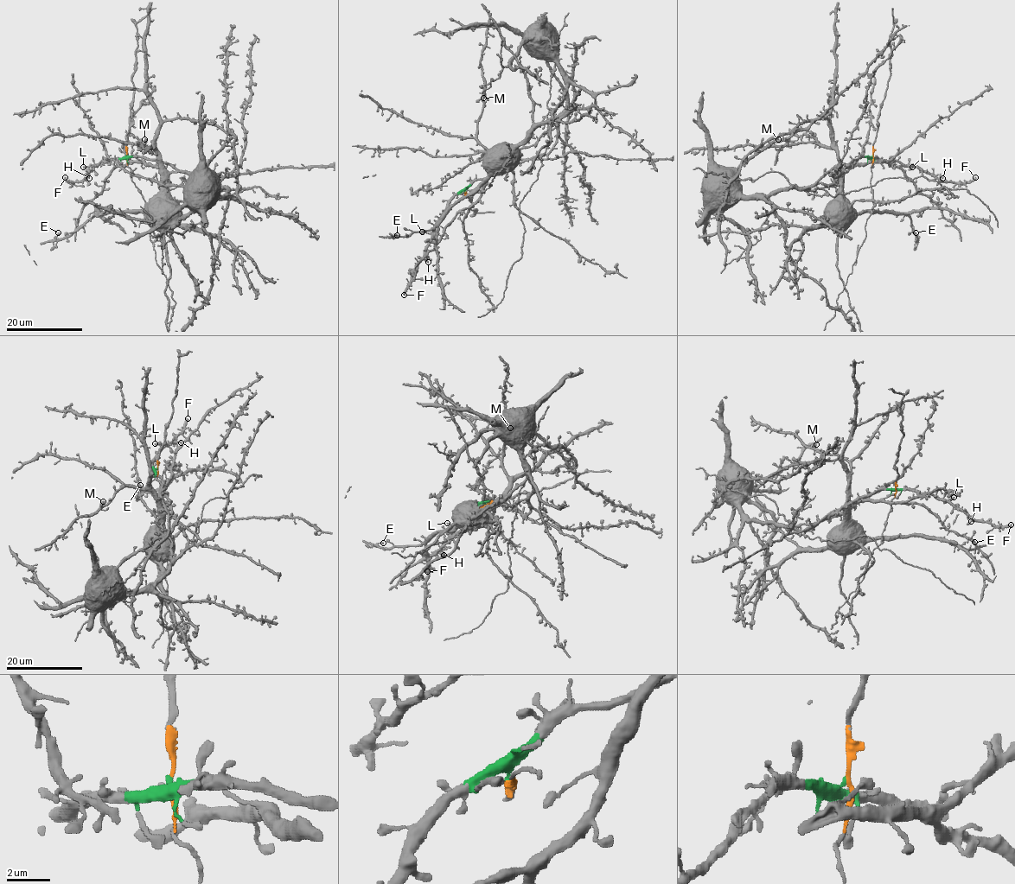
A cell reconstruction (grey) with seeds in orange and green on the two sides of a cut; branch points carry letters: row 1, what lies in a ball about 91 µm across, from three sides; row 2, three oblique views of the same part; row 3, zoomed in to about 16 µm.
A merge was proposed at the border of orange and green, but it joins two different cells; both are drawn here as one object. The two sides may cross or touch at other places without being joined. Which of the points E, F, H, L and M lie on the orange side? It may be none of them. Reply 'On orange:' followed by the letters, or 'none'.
On orange: E, M

